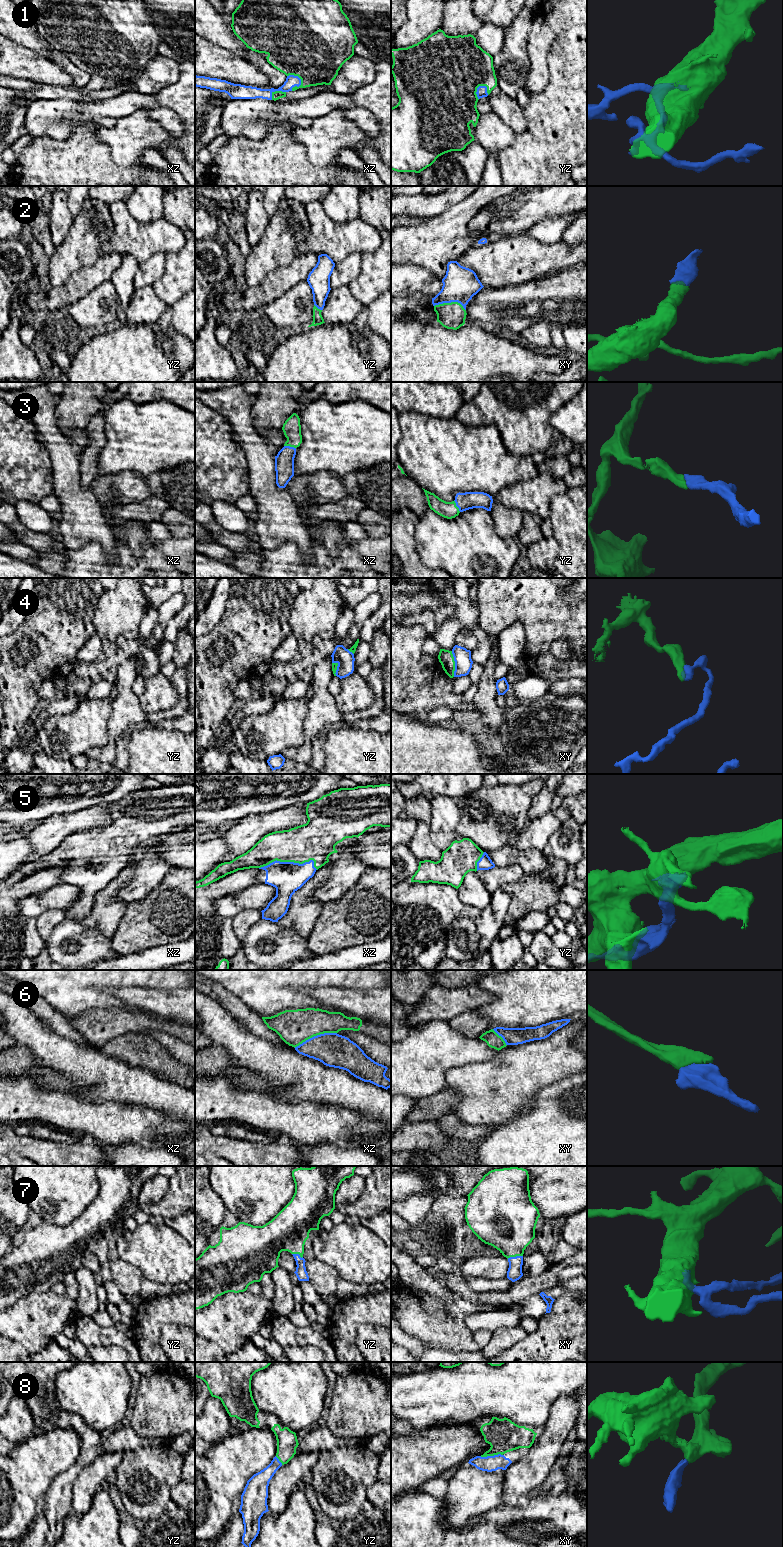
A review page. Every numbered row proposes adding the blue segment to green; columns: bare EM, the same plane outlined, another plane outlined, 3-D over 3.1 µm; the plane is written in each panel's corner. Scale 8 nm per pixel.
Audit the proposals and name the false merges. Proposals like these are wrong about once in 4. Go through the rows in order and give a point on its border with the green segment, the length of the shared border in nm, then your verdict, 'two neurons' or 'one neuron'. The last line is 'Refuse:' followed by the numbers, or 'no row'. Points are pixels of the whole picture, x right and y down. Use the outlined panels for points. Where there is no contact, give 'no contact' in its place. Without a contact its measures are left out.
1: xz (300, 85) | 140 nm | one neuron
2: xy (451, 302) | 260 nm | one neuron
3: xz (290, 446) | 100 nm | one neuron
4: xy (454, 664) | 200 nm | two neurons
5: xz (290, 861) | 480 nm | one neuron
6: xz (315, 1035) | 360 nm | two neurons
7: xy (514, 1256) | 130 nm | one neuron
8: xy (491, 1455) | 180 nm | one neuron
Refuse: 4, 6

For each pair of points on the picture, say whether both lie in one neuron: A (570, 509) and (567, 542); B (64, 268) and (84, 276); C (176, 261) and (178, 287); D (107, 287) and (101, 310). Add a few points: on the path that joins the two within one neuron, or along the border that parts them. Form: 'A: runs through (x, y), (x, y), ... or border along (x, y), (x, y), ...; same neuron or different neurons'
A: runs through (570, 517), (570, 534); same neuron
B: border along (95, 262), (81, 267), (64, 283), (55, 286); different neurons
C: runs through (178, 267), (178, 281); same neuron
D: runs through (105, 293), (101, 304); same neuron

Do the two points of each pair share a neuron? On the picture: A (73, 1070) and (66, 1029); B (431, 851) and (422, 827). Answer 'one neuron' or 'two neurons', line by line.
A: two neurons
B: one neuron

